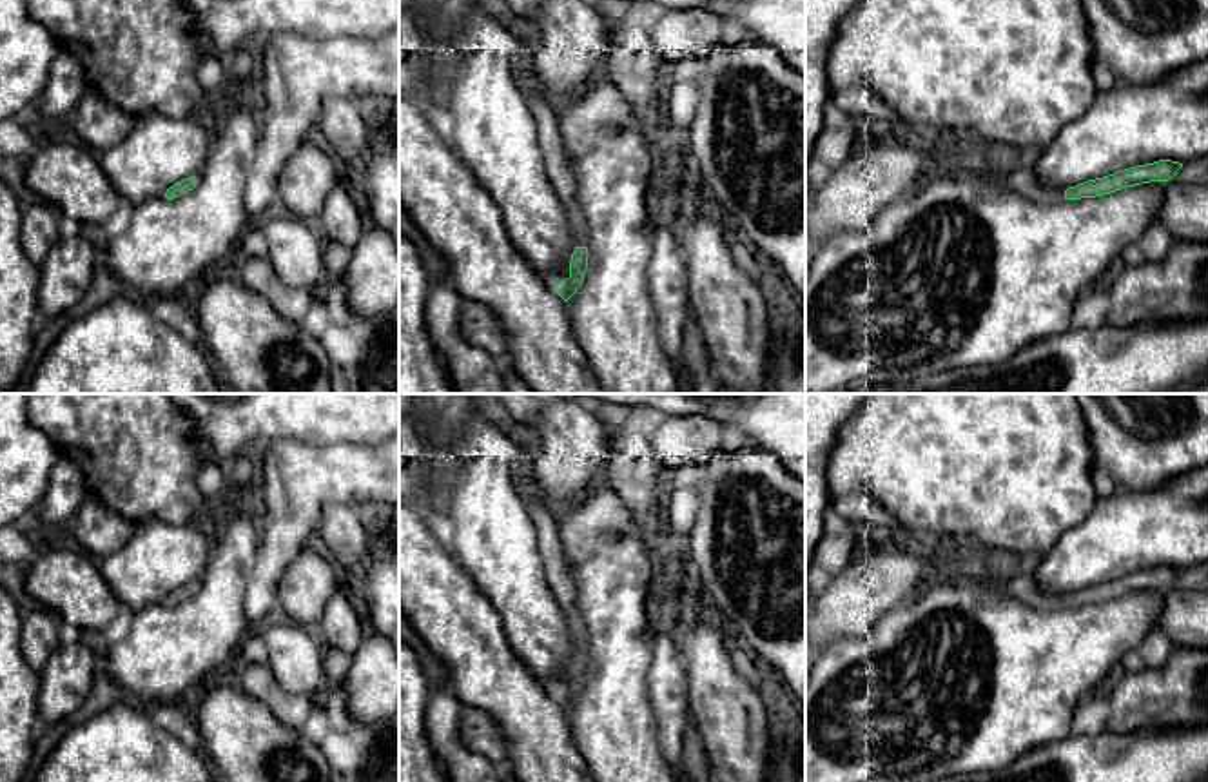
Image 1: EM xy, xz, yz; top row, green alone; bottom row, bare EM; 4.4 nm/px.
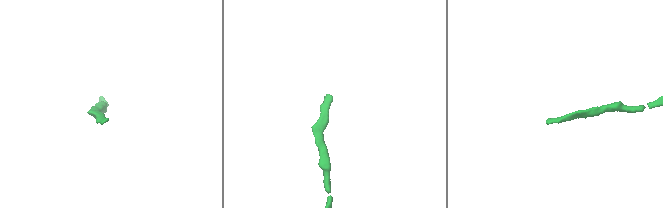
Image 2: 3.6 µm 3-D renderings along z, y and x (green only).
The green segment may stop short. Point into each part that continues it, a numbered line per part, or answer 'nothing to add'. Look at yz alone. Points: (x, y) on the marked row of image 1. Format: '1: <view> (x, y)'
1: yz (1023, 182)

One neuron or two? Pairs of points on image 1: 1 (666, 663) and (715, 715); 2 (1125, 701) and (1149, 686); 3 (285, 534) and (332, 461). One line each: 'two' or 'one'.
1: two
2: one
3: one

